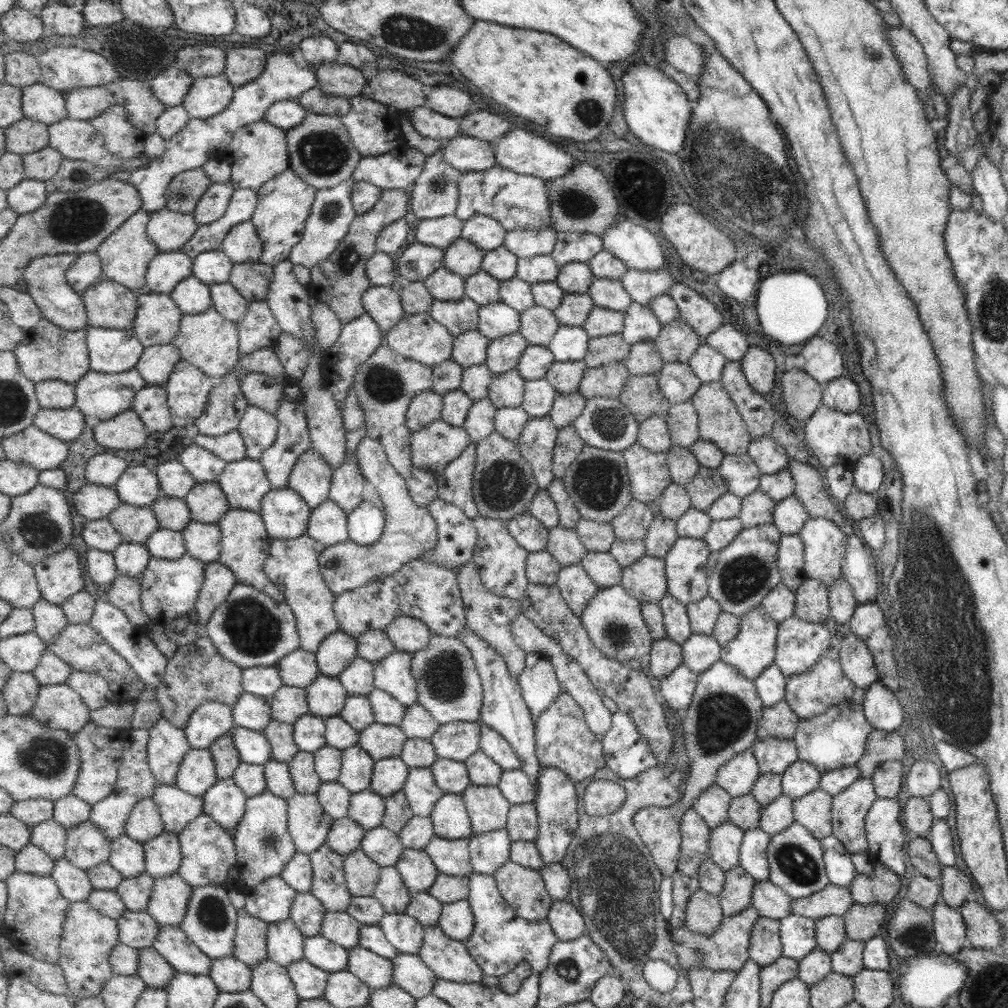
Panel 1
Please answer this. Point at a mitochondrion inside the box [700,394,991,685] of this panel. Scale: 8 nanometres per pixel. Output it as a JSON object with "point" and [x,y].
{"point":[743,576]}

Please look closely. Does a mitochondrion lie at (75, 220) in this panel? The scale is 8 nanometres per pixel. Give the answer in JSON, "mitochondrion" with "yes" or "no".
{"mitochondrion":"yes"}

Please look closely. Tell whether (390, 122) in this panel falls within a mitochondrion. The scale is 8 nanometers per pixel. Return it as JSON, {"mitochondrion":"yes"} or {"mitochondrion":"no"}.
{"mitochondrion":"no"}

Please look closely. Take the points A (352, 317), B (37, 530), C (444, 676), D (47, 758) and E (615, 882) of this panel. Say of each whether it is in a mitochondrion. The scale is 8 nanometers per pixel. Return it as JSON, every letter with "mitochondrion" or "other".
{"A":"other","B":"mitochondrion","C":"mitochondrion","D":"mitochondrion","E":"mitochondrion"}

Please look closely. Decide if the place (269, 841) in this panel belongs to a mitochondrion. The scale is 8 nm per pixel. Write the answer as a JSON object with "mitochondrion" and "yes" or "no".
{"mitochondrion":"yes"}

